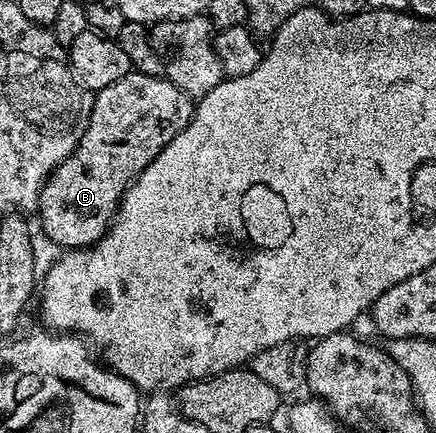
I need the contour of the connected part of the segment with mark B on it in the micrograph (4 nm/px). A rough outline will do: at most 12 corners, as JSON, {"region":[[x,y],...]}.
{"region":[[132,69],[41,190],[61,249],[101,240],[194,96]]}

